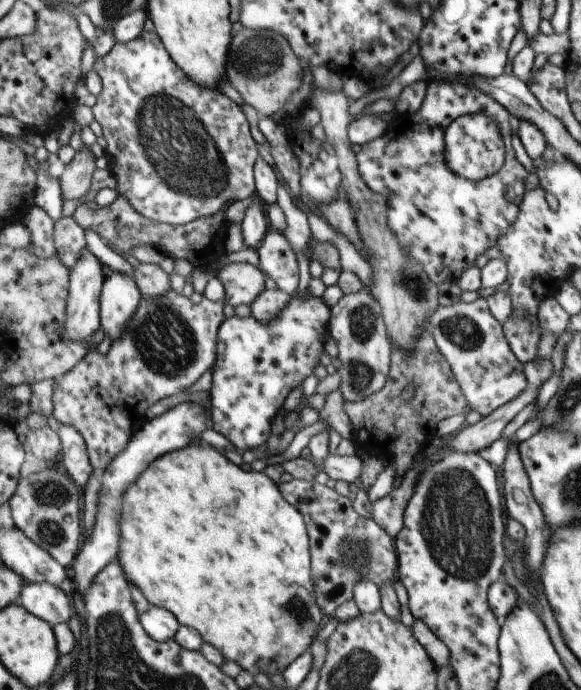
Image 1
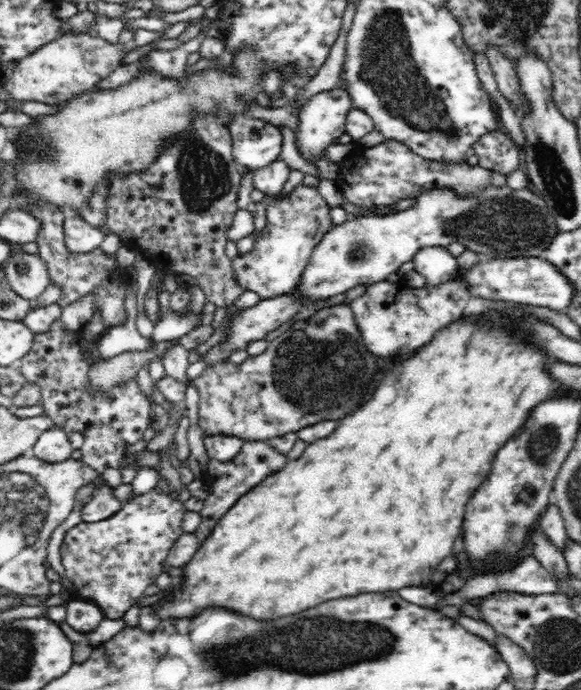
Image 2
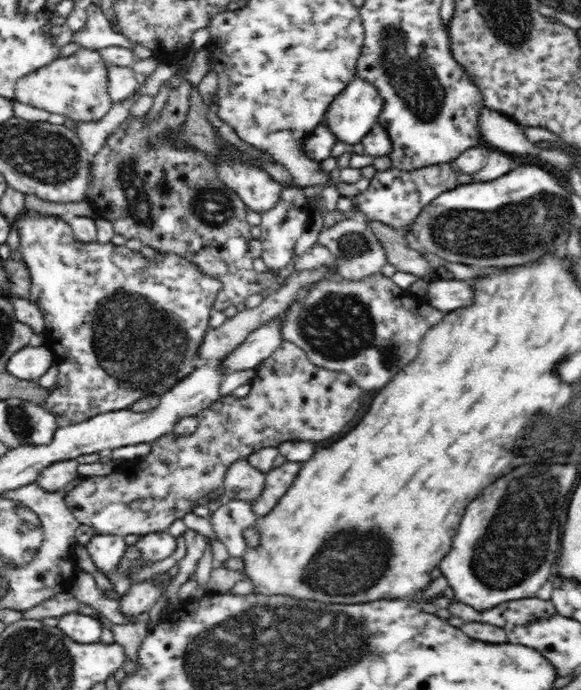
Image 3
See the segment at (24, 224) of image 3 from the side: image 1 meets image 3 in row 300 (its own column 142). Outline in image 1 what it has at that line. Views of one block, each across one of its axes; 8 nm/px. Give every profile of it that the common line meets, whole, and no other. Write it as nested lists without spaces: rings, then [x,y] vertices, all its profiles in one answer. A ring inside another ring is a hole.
[[[142,31],[138,38],[130,42],[117,42],[112,50],[103,57],[98,57],[93,69],[98,72],[103,84],[102,91],[97,96],[96,104],[91,108],[95,120],[103,128],[103,137],[107,142],[105,154],[108,164],[116,177],[116,190],[132,205],[134,210],[152,221],[161,222],[164,225],[185,225],[200,217],[216,214],[224,210],[228,204],[237,200],[246,200],[256,196],[254,167],[258,155],[257,142],[251,135],[251,126],[247,116],[236,102],[226,97],[220,91],[205,89],[198,86],[187,77],[187,74],[172,60],[160,37],[156,33]]]

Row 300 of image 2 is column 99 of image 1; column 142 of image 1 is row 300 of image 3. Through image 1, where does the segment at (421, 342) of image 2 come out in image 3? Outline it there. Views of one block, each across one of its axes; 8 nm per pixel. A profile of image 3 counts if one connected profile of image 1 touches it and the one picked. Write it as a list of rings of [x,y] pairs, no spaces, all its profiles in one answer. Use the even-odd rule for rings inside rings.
[[[380,272],[356,282],[325,280],[312,285],[289,306],[280,331],[281,338],[304,350],[314,366],[348,373],[364,392],[378,392],[416,358],[426,331],[436,326],[444,315],[440,309],[415,299],[409,292],[400,289],[392,279]]]

